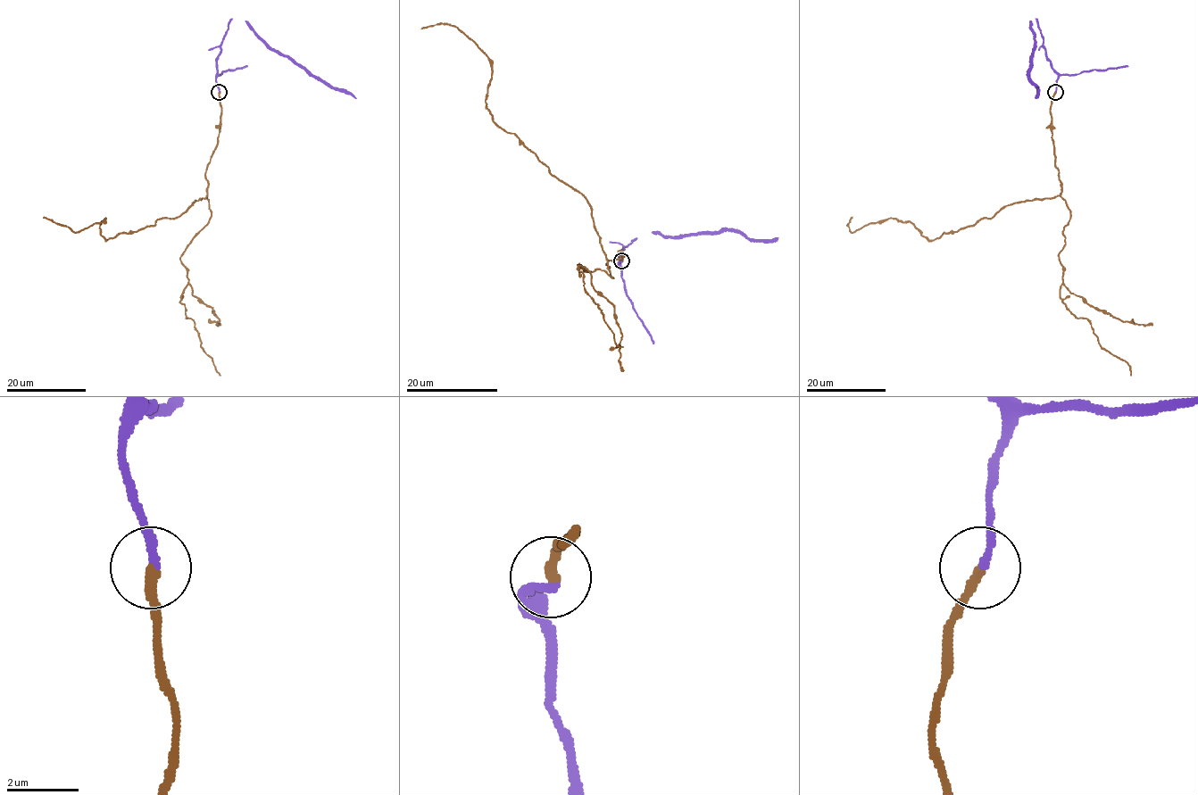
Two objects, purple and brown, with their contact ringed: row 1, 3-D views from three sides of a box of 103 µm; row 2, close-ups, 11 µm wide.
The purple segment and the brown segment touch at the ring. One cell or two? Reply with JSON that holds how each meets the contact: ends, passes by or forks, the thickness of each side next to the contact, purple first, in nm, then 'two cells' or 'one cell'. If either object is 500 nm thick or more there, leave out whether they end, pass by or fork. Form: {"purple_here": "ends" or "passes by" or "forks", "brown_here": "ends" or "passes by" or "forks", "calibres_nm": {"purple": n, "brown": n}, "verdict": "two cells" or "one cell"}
{"purple_here": "ends", "brown_here": "ends", "calibres_nm": {"purple": 200, "brown": 260}, "verdict": "one cell"}

